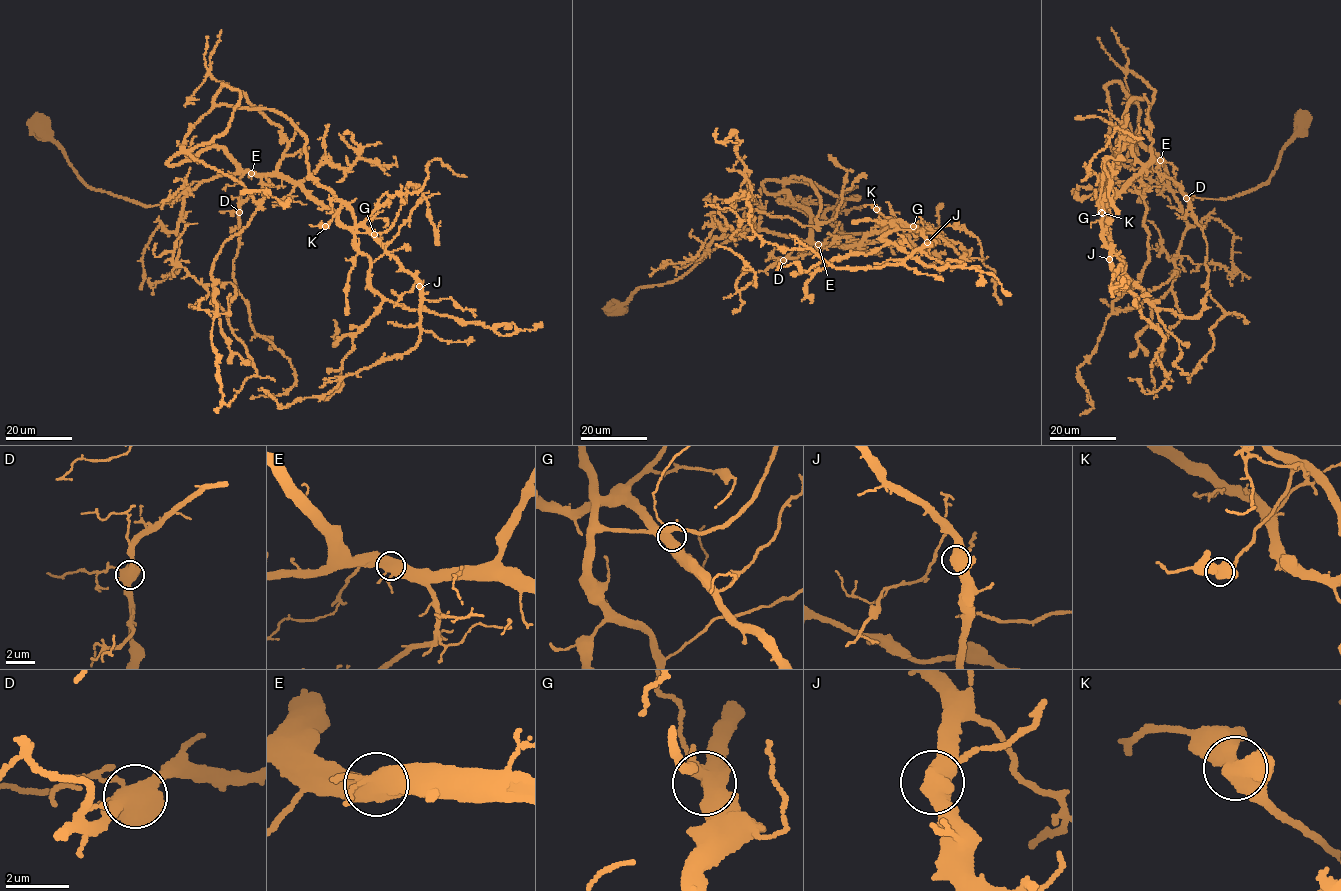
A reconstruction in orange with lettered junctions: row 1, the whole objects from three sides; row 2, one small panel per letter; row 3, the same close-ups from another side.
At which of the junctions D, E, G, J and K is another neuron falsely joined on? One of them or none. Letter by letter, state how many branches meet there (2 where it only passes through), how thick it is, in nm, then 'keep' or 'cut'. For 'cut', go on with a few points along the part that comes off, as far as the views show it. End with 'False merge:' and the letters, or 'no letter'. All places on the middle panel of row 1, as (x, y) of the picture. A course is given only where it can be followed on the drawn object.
D: branches 4; calibre 650 nm; keep
E: branches 4; calibre 550 nm; keep
G: branches 4; calibre 500 nm; keep
J: branches 4; calibre 550 nm; keep
K: branches 3; calibre 550 nm; keep
False merge: no letter

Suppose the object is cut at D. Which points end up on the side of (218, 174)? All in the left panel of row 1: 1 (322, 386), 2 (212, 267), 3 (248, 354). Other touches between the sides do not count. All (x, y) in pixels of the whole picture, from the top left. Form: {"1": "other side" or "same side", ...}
{"1": "same side", "2": "same side", "3": "same side"}

